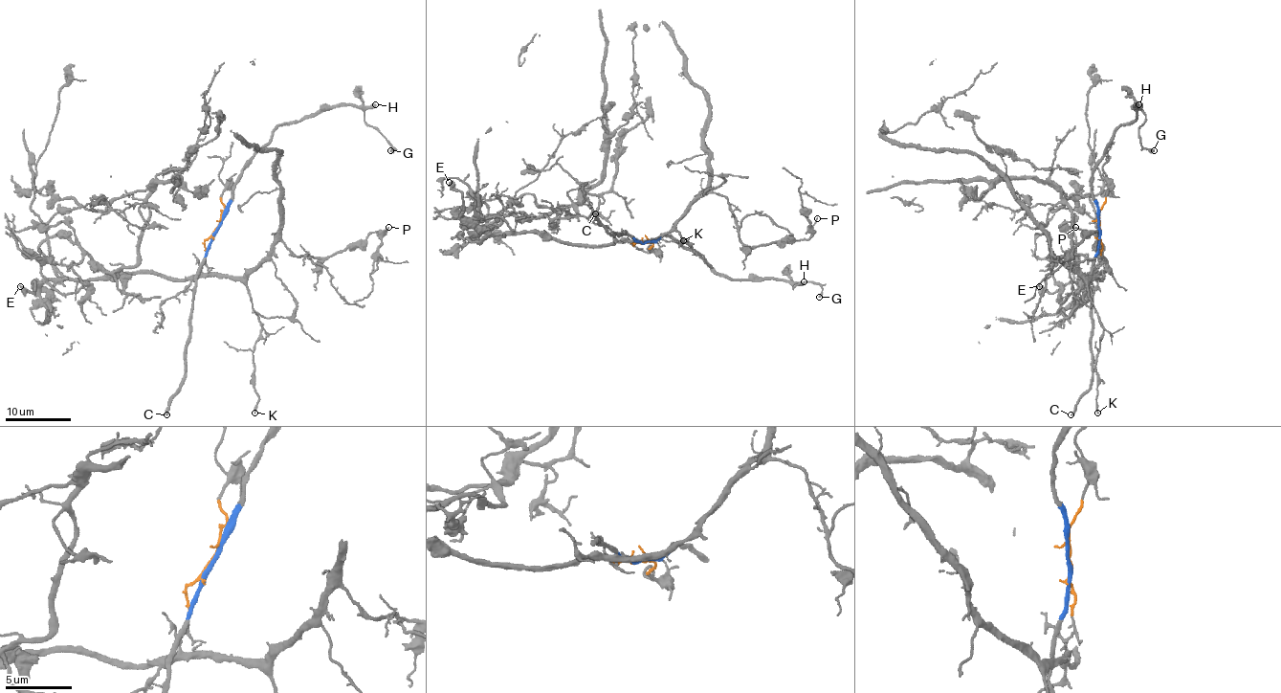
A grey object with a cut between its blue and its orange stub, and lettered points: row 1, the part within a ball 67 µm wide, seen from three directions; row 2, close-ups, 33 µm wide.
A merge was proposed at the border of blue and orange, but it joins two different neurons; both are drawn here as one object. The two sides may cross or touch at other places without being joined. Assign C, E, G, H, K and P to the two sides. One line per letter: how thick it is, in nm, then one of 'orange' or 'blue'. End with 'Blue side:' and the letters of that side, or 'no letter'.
C: 320 nm | blue
E: 440 nm | orange
G: 260 nm | blue
H: 400 nm | blue
K: 240 nm | orange
P: 120 nm | orange
Blue side: C, G, H

